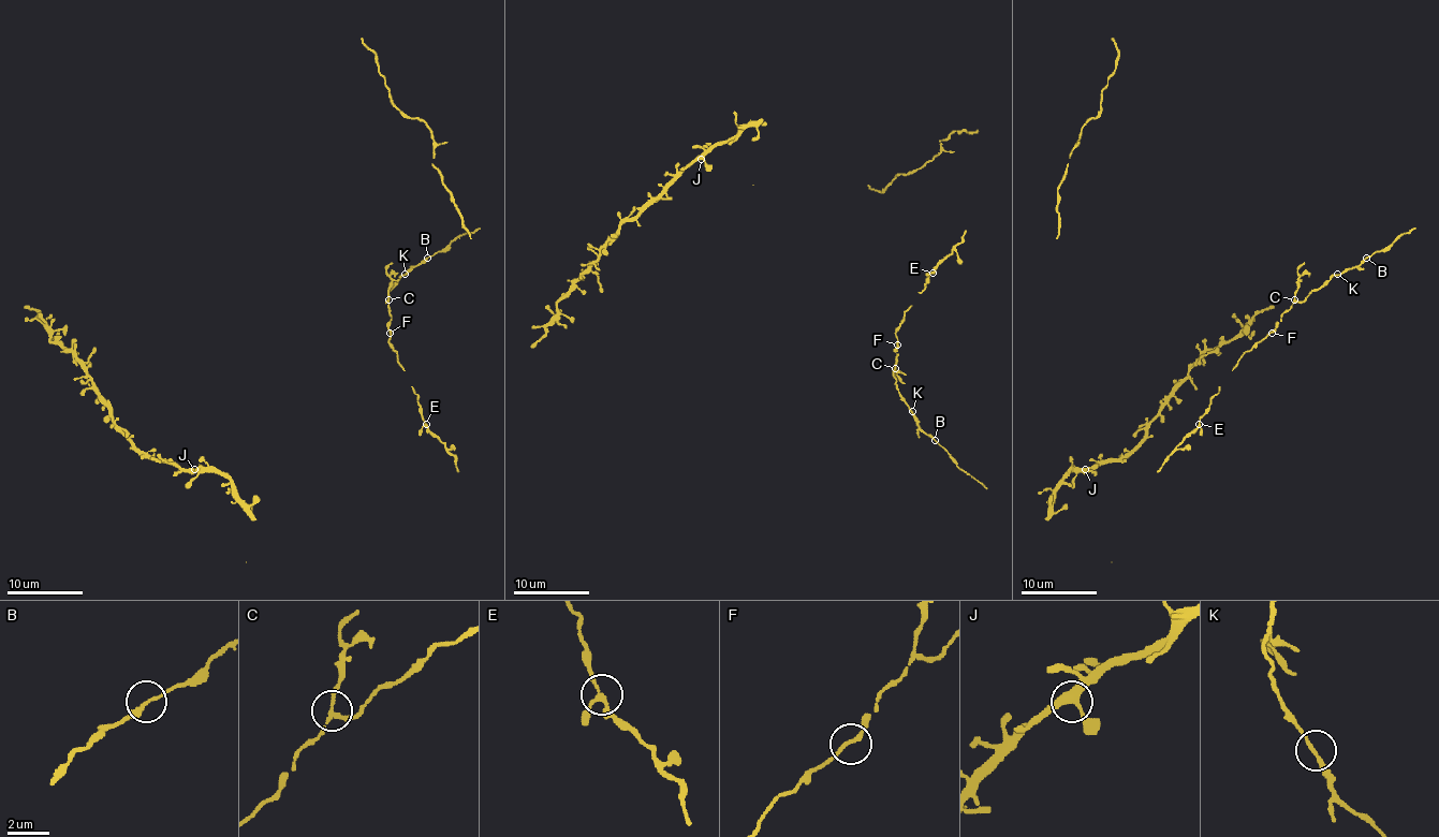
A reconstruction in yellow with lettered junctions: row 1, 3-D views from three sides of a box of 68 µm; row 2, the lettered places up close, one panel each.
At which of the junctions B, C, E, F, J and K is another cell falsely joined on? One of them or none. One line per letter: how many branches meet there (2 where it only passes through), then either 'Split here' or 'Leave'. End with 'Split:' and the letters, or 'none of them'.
B: Branches: 2. Leave
C: Branches: 3. Split here
E: Branches: 3. Leave
F: Branches: 2. Leave
J: Branches: 3. Leave
K: Branches: 2. Leave
Split: C

